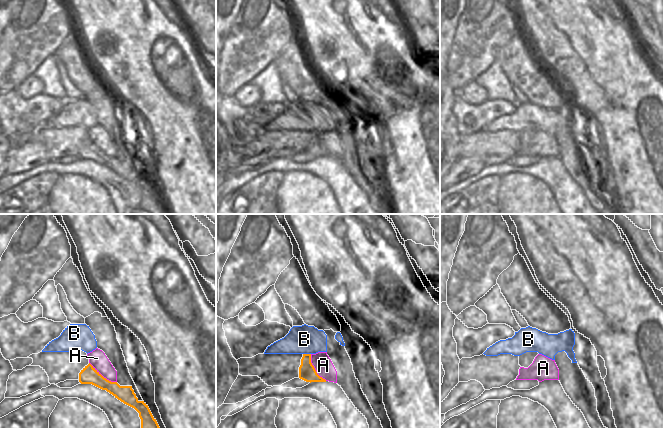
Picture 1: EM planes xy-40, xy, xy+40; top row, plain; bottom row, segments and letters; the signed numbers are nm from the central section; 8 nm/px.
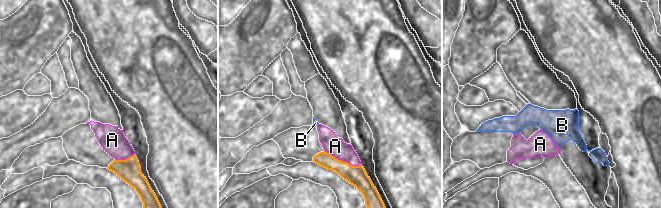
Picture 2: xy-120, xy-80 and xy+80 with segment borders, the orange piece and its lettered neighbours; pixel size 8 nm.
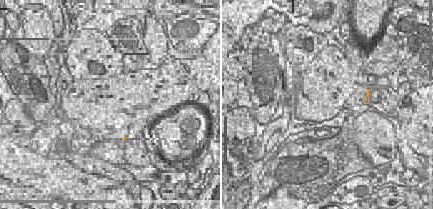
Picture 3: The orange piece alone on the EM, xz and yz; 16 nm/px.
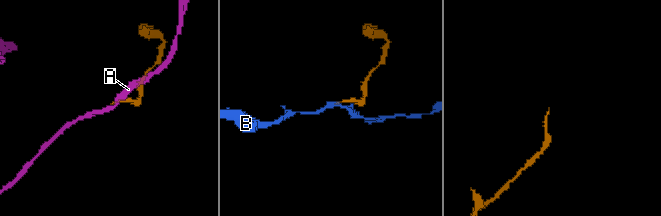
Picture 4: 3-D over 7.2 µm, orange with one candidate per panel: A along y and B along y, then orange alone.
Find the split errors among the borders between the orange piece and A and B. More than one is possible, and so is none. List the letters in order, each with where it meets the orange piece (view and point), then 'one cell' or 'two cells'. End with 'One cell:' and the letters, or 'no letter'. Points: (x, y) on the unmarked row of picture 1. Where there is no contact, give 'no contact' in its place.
A: meets orange in xy-40 at (102, 152); two cells
B: meets orange in xy at (307, 130); two cells
One cell: no letter

